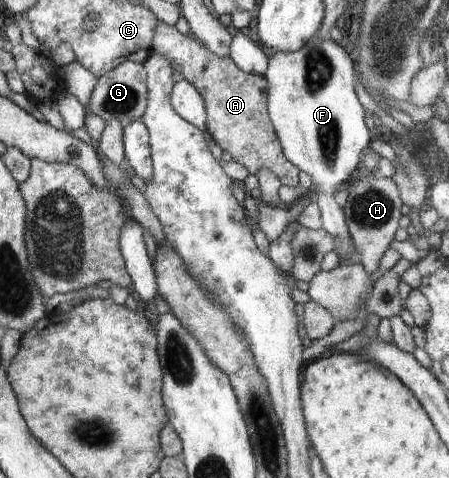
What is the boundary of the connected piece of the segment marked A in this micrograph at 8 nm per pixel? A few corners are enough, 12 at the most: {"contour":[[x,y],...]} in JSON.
{"contour":[[159,19],[163,55],[205,101],[206,130],[251,175],[301,171],[268,114],[267,79]]}

